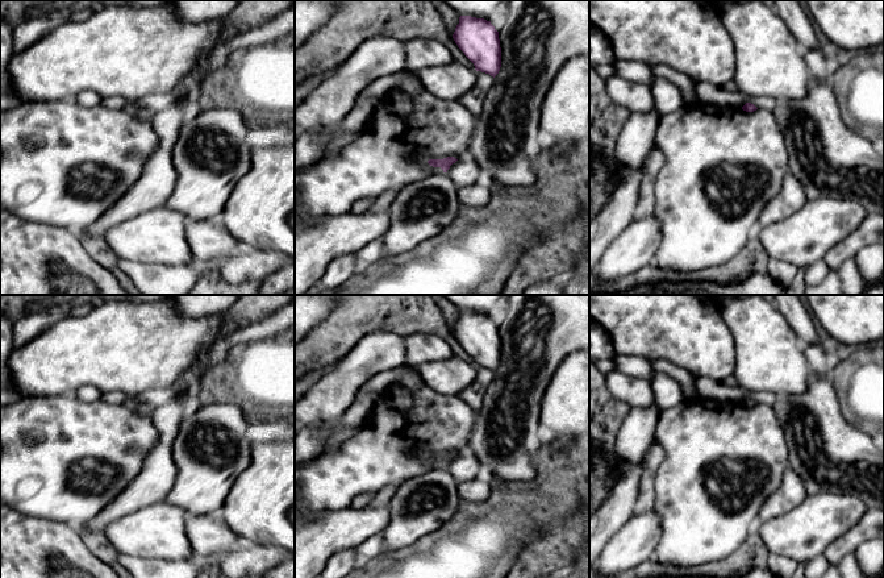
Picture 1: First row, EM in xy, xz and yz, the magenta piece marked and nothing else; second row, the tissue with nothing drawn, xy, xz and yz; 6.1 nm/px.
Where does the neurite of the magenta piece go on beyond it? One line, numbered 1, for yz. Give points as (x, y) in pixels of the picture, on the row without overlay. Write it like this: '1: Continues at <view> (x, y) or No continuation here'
1: No continuation here

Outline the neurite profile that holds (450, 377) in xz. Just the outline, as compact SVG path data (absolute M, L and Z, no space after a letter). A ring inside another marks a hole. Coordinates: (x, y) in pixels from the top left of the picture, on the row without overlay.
M458 357L416 367L425 384L441 395L458 396L476 378L478 366Z

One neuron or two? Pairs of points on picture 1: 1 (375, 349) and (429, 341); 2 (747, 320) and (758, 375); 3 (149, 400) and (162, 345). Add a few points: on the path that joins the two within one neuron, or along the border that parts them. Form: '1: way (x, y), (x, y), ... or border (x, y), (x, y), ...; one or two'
1: border (404, 336), (405, 364); two
2: way (758, 333), (758, 362); one
3: border (153, 394), (128, 396); two

